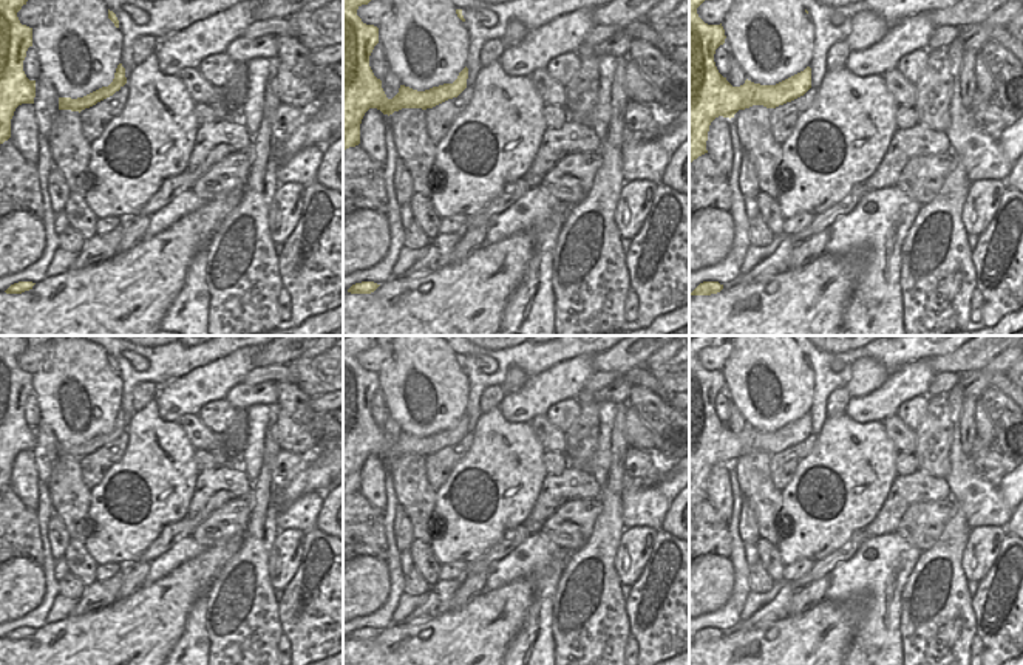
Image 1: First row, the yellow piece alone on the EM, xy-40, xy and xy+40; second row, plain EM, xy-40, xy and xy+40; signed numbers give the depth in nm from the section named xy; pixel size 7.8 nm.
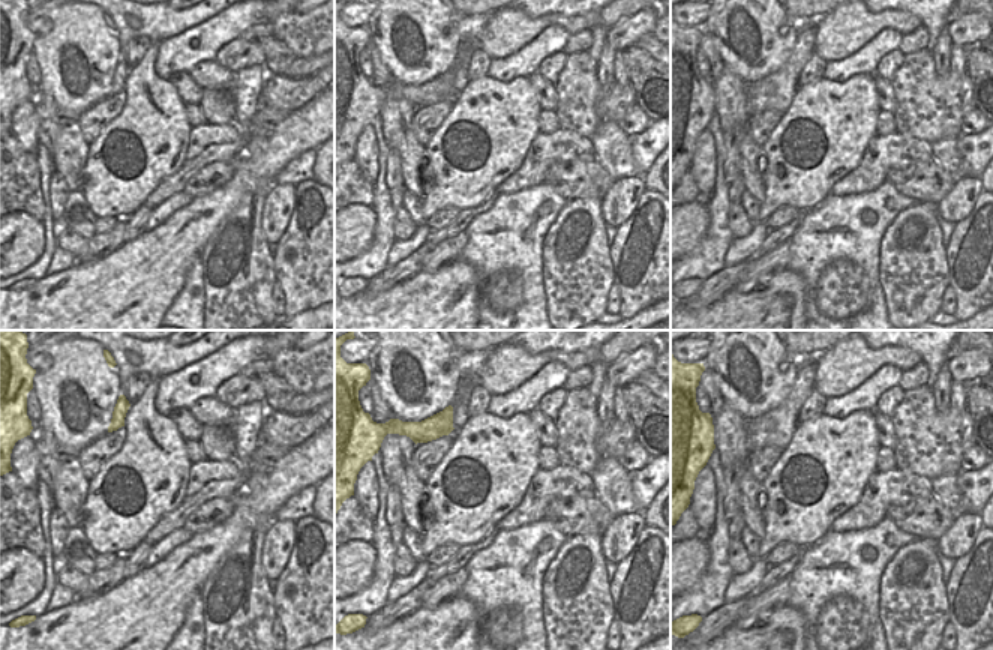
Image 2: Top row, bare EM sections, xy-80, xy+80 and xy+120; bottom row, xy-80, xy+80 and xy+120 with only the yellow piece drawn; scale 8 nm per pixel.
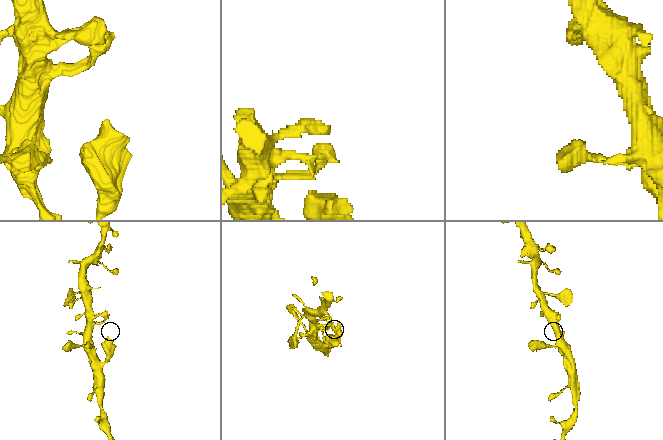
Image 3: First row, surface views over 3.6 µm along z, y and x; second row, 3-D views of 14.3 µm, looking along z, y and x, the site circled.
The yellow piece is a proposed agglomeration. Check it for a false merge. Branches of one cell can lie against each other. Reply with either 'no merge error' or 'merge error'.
no merge error

